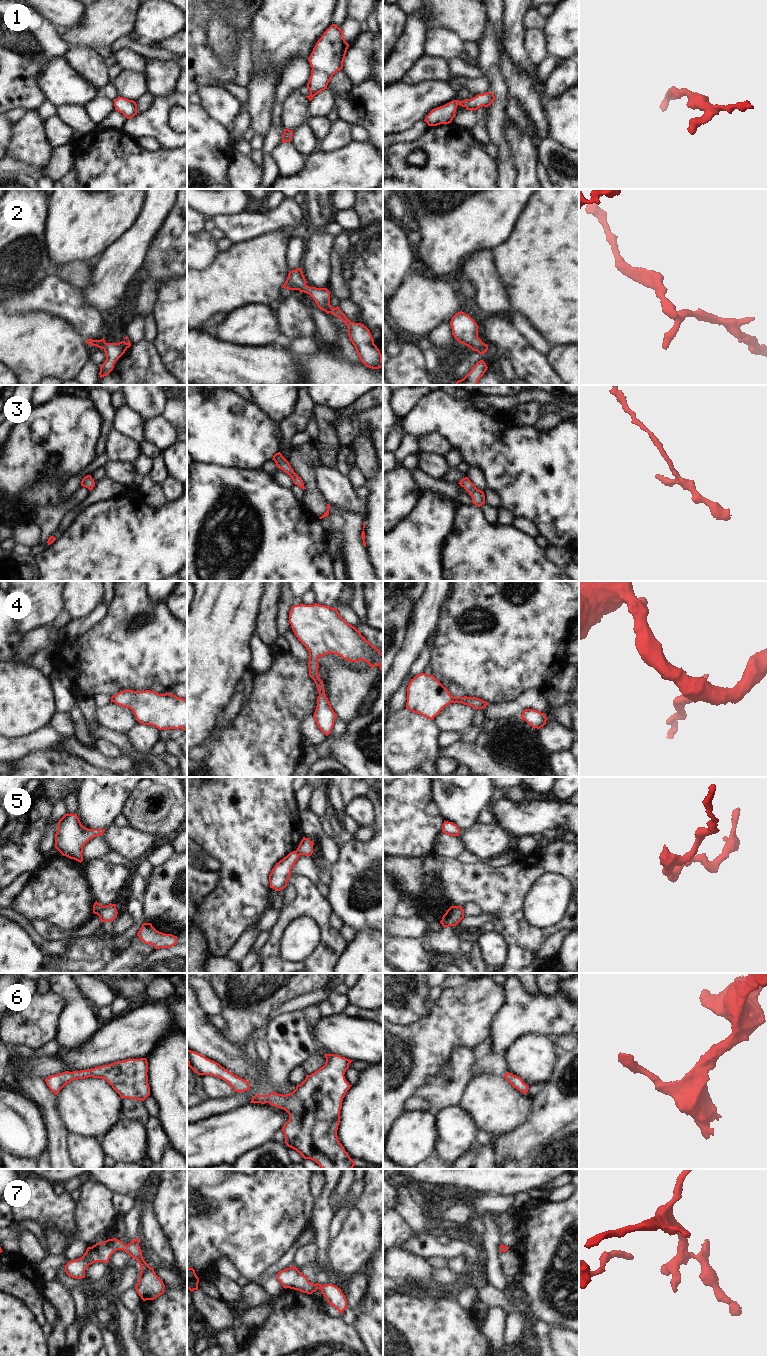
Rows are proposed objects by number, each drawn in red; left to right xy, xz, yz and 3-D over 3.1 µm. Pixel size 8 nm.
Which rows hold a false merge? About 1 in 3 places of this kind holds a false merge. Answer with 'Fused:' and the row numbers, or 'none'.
Fused: 5

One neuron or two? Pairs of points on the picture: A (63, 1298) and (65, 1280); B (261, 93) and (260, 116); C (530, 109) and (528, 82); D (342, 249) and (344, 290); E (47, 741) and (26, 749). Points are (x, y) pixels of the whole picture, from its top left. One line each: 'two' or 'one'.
A: two
B: one
C: one
D: one
E: one

